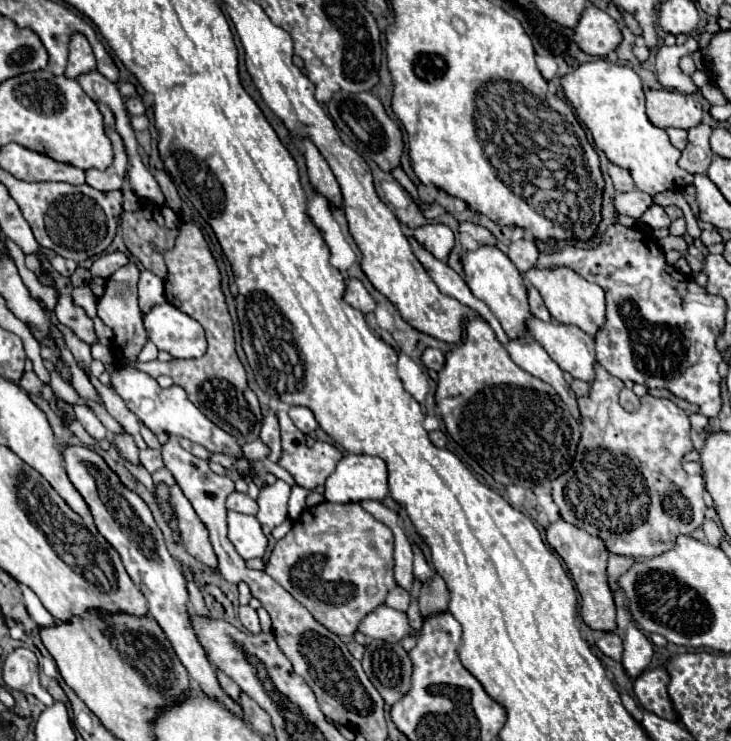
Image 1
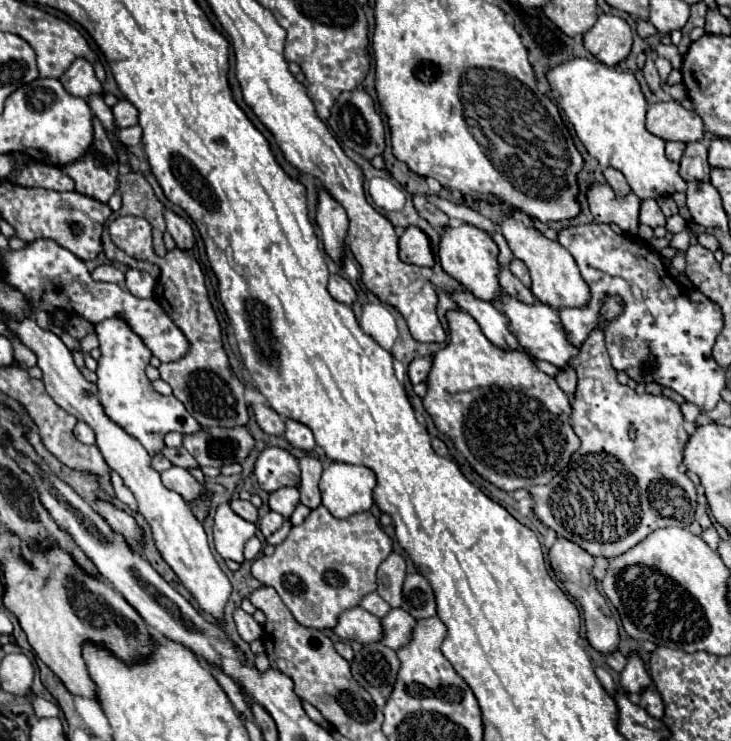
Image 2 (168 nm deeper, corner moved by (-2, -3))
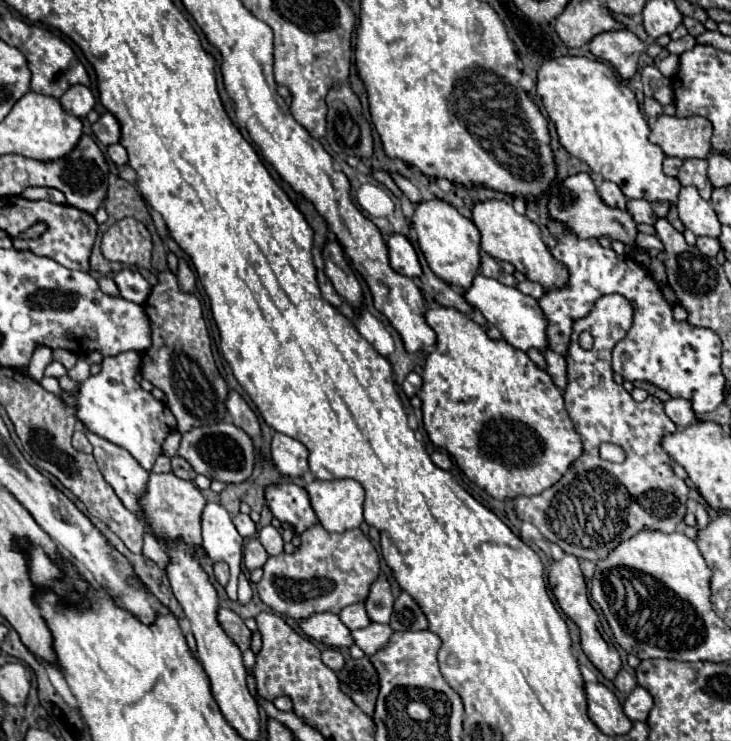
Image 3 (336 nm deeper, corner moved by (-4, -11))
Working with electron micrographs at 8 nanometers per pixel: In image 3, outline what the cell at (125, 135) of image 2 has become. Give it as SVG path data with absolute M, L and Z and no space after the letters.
M113 144L113 146L109 146L107 156L109 156L117 166L127 164L127 150L125 150L121 144Z

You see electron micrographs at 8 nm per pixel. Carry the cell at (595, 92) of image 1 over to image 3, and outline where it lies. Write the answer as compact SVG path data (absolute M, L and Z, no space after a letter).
M561 56L547 60L537 74L537 94L543 98L561 146L585 160L595 174L615 182L623 194L647 202L675 202L681 184L663 172L663 150L647 140L649 126L637 104L635 92L609 64L583 56Z

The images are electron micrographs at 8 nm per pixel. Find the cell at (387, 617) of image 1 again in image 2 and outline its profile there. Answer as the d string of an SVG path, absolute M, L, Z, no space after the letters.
M355 606L339 614L337 624L333 626L333 632L341 640L357 640L359 644L371 644L379 642L383 636L383 628L377 616L365 612L363 608Z

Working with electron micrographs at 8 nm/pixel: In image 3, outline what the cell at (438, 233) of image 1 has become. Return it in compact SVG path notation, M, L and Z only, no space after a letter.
M393 234L387 240L387 248L389 248L389 262L395 272L411 276L411 278L419 278L423 274L417 252L407 236Z

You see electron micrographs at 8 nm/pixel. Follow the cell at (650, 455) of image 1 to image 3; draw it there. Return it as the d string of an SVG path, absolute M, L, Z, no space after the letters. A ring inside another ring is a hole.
M619 294L603 296L595 302L593 310L587 318L577 320L571 334L569 354L567 354L567 372L569 372L569 384L565 388L565 408L573 420L575 430L581 436L583 442L583 454L571 464L567 474L547 488L545 492L537 496L517 496L515 498L515 512L519 520L531 522L549 542L555 542L561 546L563 552L573 554L583 560L603 560L609 556L611 548L617 548L623 540L629 540L643 528L659 530L663 534L677 532L685 512L687 512L687 494L689 488L683 480L679 480L673 472L673 462L669 454L661 446L661 438L667 434L677 432L677 426L673 420L665 414L663 402L655 396L647 396L643 402L635 402L631 394L613 382L613 370L611 370L611 350L613 346L627 334L627 328L631 328L631 304L623 300ZM581 332L589 332L593 336L593 348L583 350L579 346ZM601 442L613 442L625 448L627 458L623 464L607 462L599 456L599 444Z

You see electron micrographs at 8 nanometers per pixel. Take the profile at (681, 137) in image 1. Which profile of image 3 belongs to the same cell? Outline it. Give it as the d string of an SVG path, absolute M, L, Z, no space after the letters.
M667 156L667 158L665 158L665 162L663 162L663 172L665 172L667 176L677 176L677 172L679 172L681 164L683 164L683 160L681 160L681 158Z

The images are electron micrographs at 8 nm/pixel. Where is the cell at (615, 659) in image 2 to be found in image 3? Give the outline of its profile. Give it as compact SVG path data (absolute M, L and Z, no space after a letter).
M619 670L619 674L615 676L613 684L615 684L615 688L617 688L621 694L627 696L627 694L637 686L637 680L635 680L635 676L631 676L627 670Z

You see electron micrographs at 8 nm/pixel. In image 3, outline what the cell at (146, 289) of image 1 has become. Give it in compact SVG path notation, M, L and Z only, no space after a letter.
M121 270L115 276L115 284L121 296L135 304L145 304L147 296L151 294L151 284L137 270Z

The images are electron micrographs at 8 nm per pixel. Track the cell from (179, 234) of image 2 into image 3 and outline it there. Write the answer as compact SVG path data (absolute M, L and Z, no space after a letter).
M179 258L179 270L177 270L177 280L181 290L193 292L195 288L195 272L191 270L191 264L185 258Z

